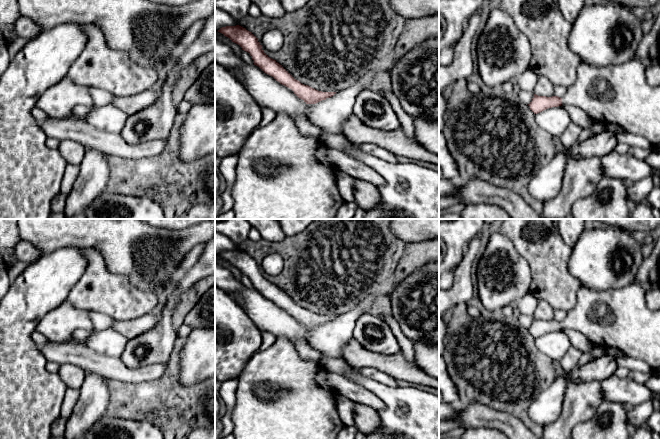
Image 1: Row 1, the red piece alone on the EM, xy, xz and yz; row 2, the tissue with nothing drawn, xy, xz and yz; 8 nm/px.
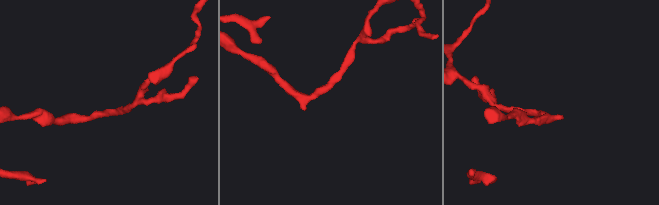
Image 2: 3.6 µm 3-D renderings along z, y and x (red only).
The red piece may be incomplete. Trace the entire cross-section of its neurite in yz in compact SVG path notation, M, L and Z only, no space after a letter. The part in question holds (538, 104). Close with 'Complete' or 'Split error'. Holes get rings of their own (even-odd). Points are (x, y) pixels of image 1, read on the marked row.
M635 58L605 67L581 62L575 82L567 88L562 98L534 94L528 106L534 114L561 106L562 103L576 106L582 109L592 121L605 125L619 125L633 135L644 137L652 148L656 148L660 145L660 86L651 86L647 82L646 68L642 61Z. Split error

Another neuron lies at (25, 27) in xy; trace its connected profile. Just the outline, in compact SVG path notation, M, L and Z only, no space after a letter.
M21 15L15 22L14 30L18 37L25 38L28 41L32 40L43 31L36 22L23 15Z

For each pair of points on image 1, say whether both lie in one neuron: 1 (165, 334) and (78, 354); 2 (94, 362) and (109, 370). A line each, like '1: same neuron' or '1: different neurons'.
1: different neurons
2: same neuron

